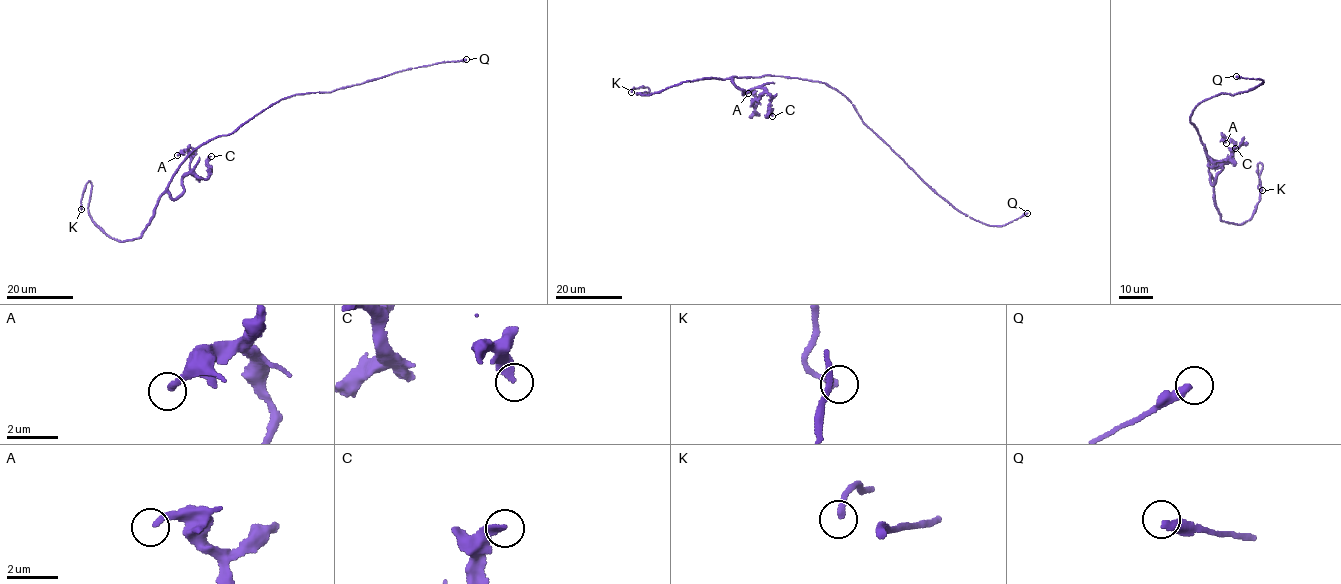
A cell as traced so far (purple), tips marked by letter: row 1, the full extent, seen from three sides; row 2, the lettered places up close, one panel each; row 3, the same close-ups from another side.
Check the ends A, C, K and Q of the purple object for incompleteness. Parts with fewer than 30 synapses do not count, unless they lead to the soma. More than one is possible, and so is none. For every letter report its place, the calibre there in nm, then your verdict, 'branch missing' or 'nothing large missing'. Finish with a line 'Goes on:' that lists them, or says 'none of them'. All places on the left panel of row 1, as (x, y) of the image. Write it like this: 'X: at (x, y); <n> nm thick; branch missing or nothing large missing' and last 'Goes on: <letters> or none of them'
A: at (177, 155); 240 nm thick; nothing large missing
C: at (211, 156); 280 nm thick; nothing large missing
K: at (81, 209); 240 nm thick; nothing large missing
Q: at (466, 59); 320 nm thick; branch missing
Goes on: Q

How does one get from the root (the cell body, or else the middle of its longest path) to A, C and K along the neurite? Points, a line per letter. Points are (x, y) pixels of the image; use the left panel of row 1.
A: (220, 135), (181, 163), (168, 188), (173, 198), (183, 191), (184, 176), (200, 178), (188, 151), (177, 155)
C: (220, 135), (198, 146), (181, 163), (169, 195), (182, 193), (188, 174), (208, 176), (211, 156)
K: (220, 135), (198, 146), (181, 163), (138, 238), (117, 241), (93, 222), (88, 208), (89, 181), (81, 209)

